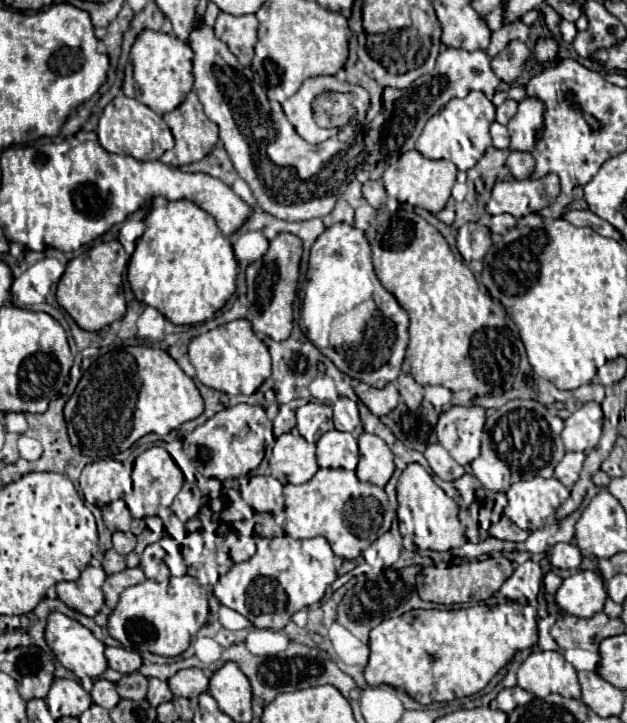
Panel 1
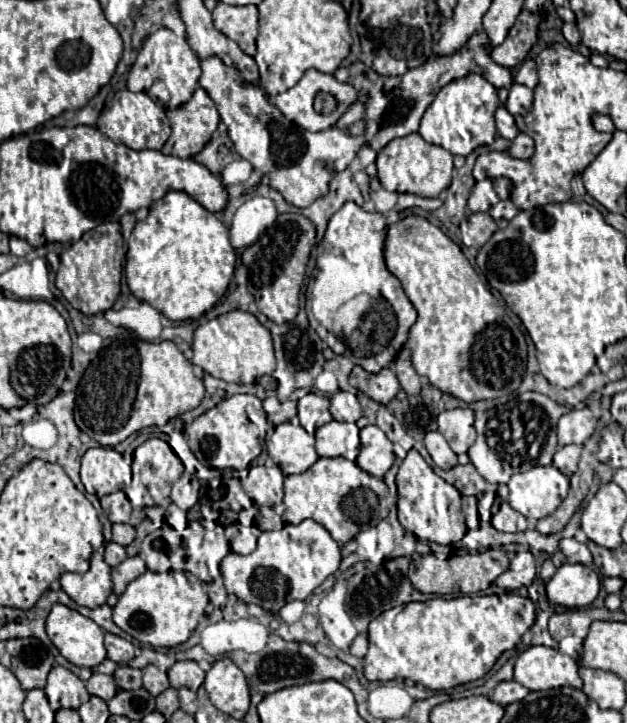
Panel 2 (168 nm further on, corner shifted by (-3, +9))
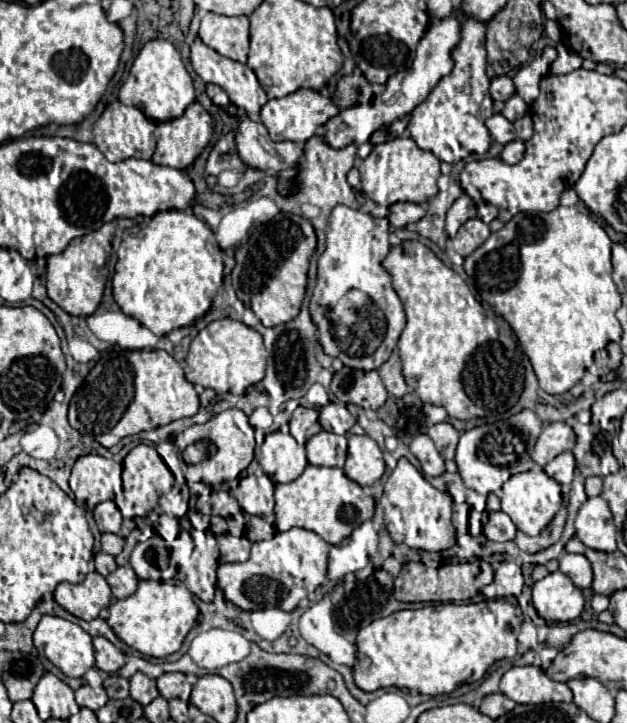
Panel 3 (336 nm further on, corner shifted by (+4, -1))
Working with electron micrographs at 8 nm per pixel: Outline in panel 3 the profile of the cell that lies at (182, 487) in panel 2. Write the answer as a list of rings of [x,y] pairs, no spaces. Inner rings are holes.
[[[177,480],[175,486],[173,486],[173,490],[167,492],[167,494],[163,494],[159,498],[159,508],[167,516],[183,518],[187,514],[187,502],[189,502],[189,490],[183,484],[183,480]]]

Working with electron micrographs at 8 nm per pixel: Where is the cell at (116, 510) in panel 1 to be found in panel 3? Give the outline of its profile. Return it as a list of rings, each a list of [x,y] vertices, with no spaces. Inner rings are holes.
[[[109,500],[109,502],[101,502],[101,504],[95,508],[95,522],[97,522],[101,533],[117,534],[119,528],[121,528],[123,516],[121,516],[121,512],[117,510],[117,504]]]

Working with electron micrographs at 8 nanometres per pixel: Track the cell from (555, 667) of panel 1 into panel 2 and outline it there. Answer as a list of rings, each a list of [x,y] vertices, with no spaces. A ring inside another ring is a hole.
[[[530,646],[516,658],[514,680],[528,690],[550,690],[562,686],[582,688],[578,662],[546,646]]]

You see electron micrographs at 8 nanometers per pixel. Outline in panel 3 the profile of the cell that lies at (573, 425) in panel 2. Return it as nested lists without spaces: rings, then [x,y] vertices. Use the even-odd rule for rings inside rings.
[[[551,422],[543,428],[535,450],[533,450],[533,460],[539,466],[545,466],[547,462],[551,462],[557,454],[571,450],[577,444],[577,436],[573,432],[573,428],[565,422]]]

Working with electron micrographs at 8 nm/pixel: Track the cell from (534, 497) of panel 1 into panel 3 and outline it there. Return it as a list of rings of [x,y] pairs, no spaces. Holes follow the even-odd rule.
[[[535,466],[533,470],[515,474],[513,478],[509,478],[509,482],[505,482],[501,494],[501,510],[513,520],[513,524],[521,532],[537,536],[553,520],[553,516],[563,504],[562,500],[561,485],[549,478],[541,466]]]

